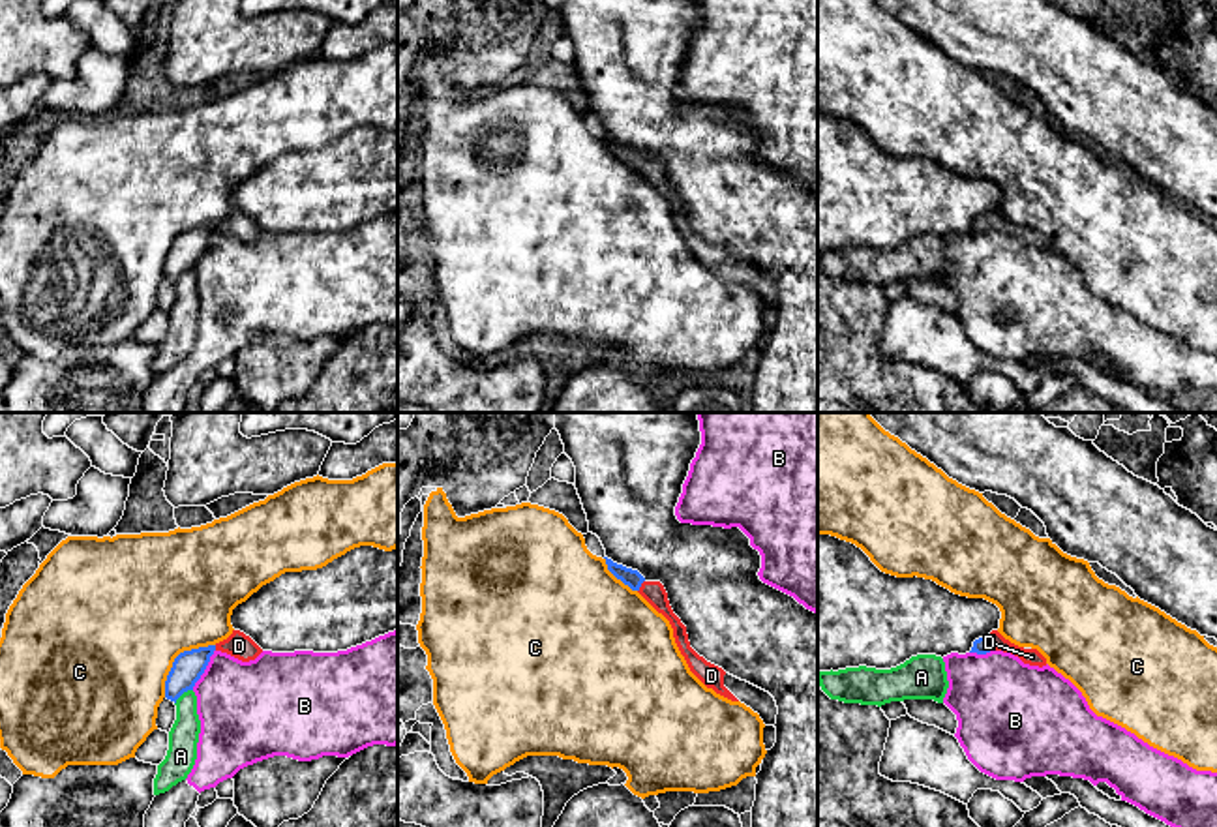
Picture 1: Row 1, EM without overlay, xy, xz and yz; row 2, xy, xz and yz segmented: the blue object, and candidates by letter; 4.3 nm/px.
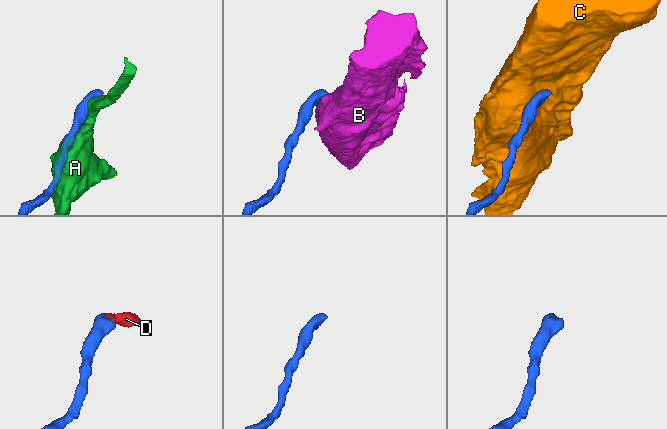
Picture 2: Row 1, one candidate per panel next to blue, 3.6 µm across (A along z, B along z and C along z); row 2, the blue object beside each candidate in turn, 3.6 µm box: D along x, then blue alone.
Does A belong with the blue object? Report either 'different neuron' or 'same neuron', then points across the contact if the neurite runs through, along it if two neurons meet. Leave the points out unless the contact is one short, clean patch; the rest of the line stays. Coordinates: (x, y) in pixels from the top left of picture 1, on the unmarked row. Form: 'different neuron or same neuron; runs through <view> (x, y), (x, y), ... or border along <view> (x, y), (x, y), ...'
different neuron; border along xy (192, 269), (175, 284)

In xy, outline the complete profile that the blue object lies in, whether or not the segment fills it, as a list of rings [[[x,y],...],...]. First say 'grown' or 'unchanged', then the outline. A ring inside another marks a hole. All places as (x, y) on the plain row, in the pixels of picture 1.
grown | [[[233,210],[227,219],[216,225],[184,231],[174,238],[167,255],[165,278],[176,283],[184,272],[193,270],[216,231],[227,233],[242,242],[255,240],[263,233],[263,229],[240,210]]]

